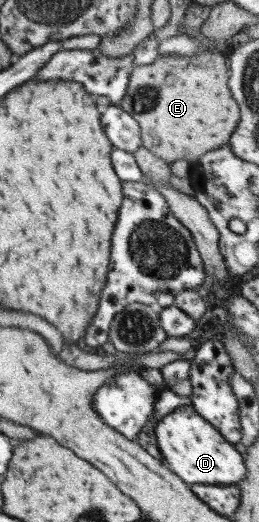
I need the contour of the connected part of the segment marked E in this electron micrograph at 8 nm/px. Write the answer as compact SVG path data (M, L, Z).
M212 50L190 56L159 55L150 64L135 66L130 71L125 95L119 102L119 107L138 122L141 146L164 162L175 160L193 162L205 152L226 144L238 122L238 106L228 92L226 72L228 70L224 56Z

